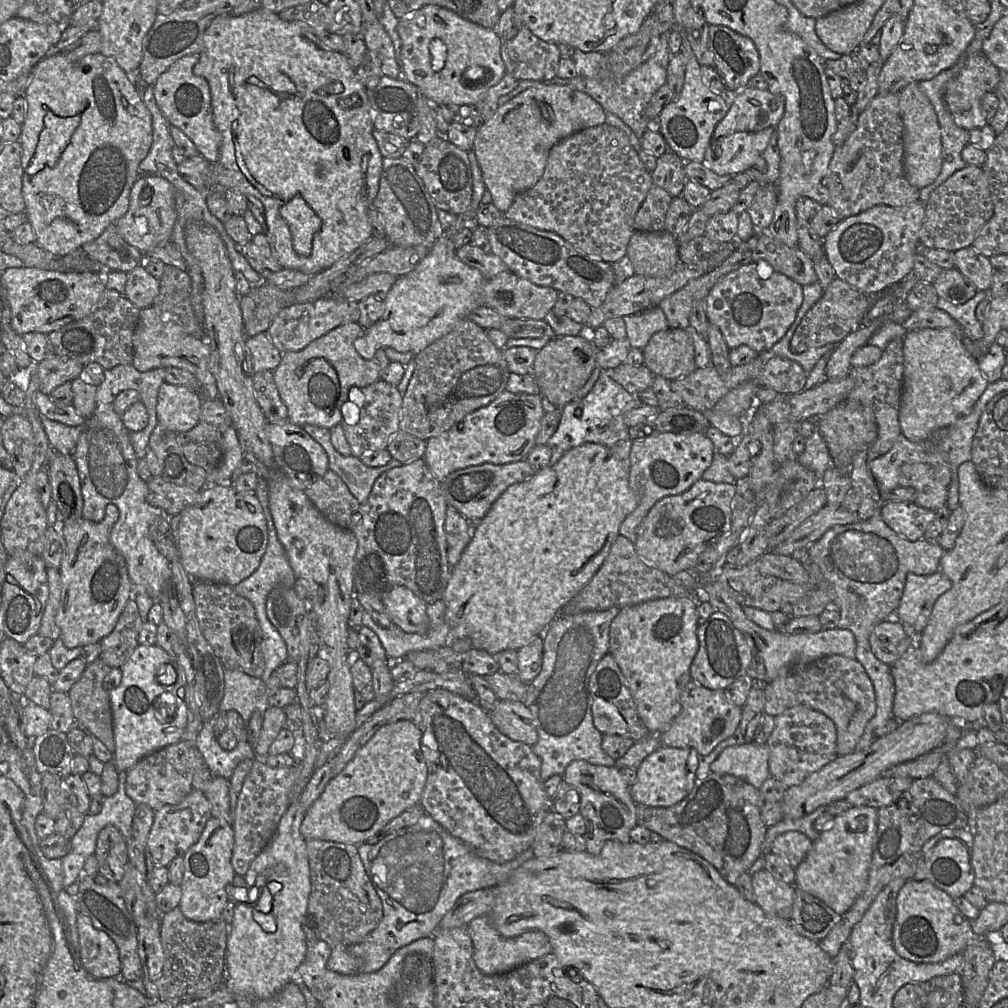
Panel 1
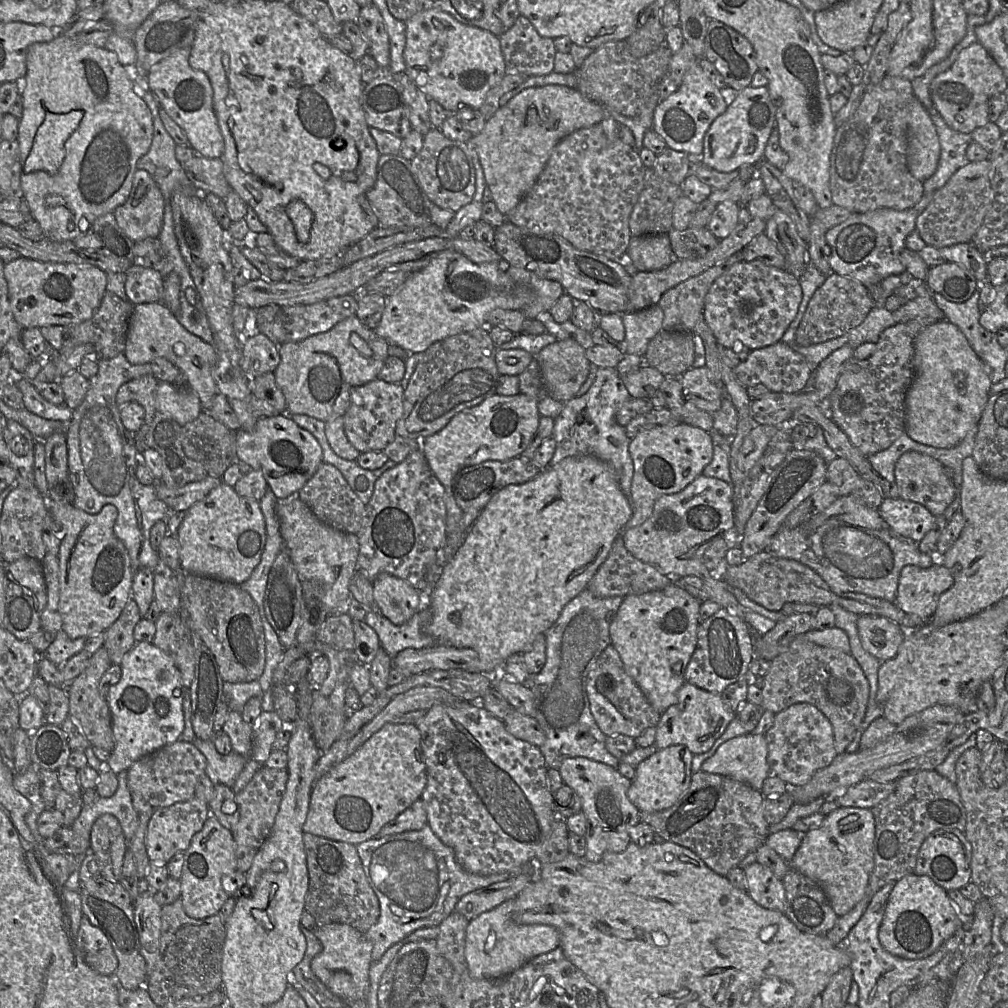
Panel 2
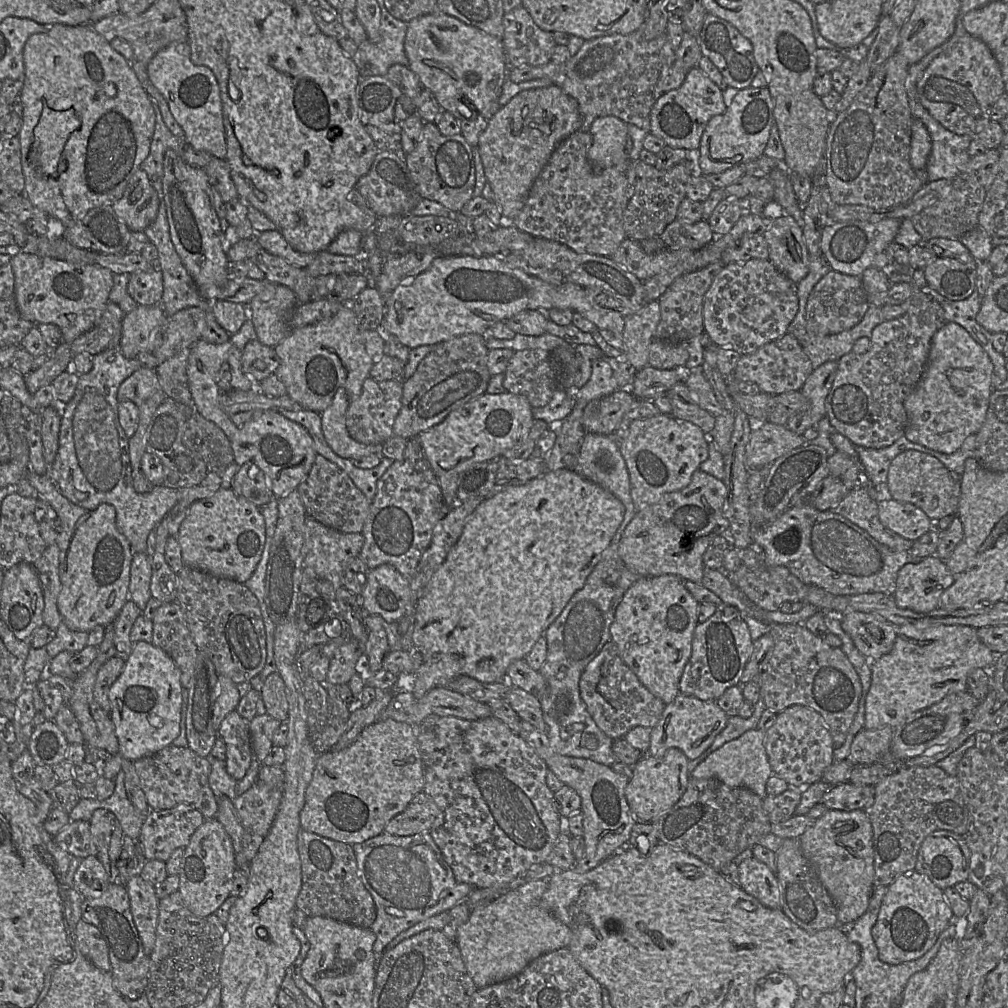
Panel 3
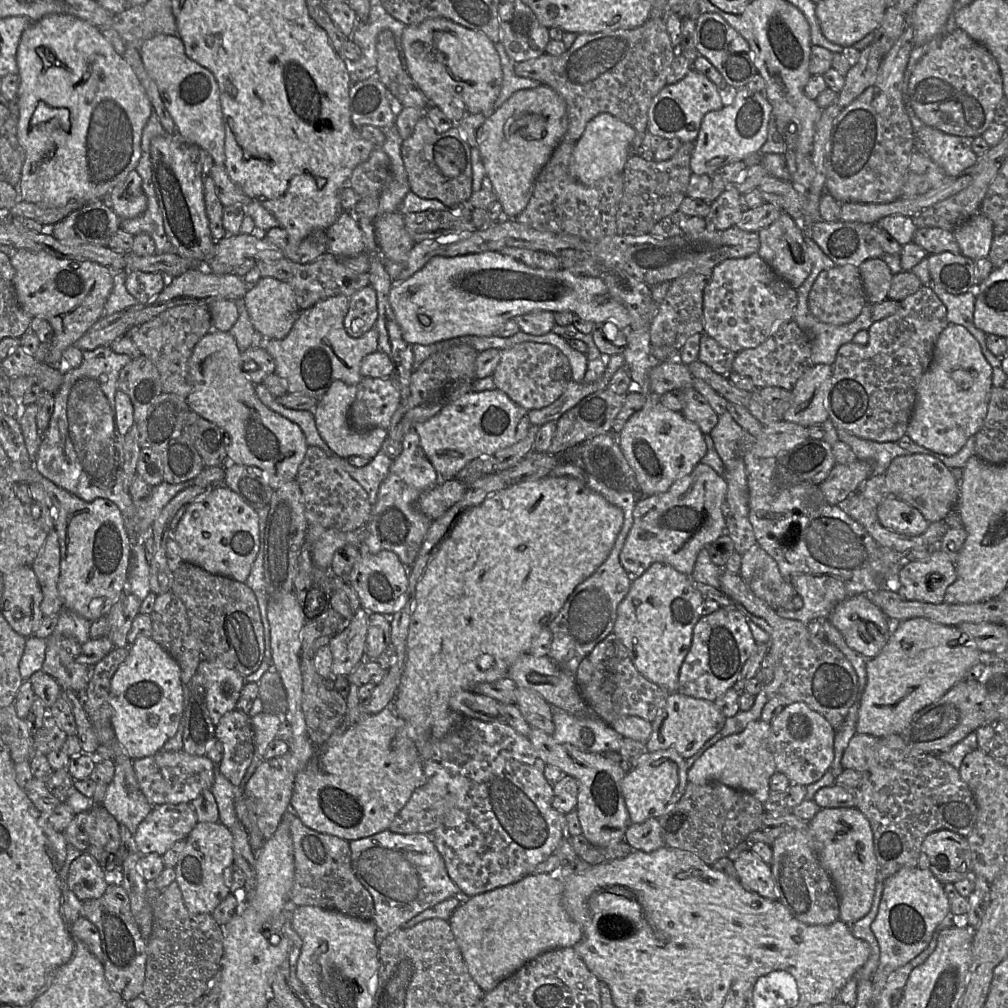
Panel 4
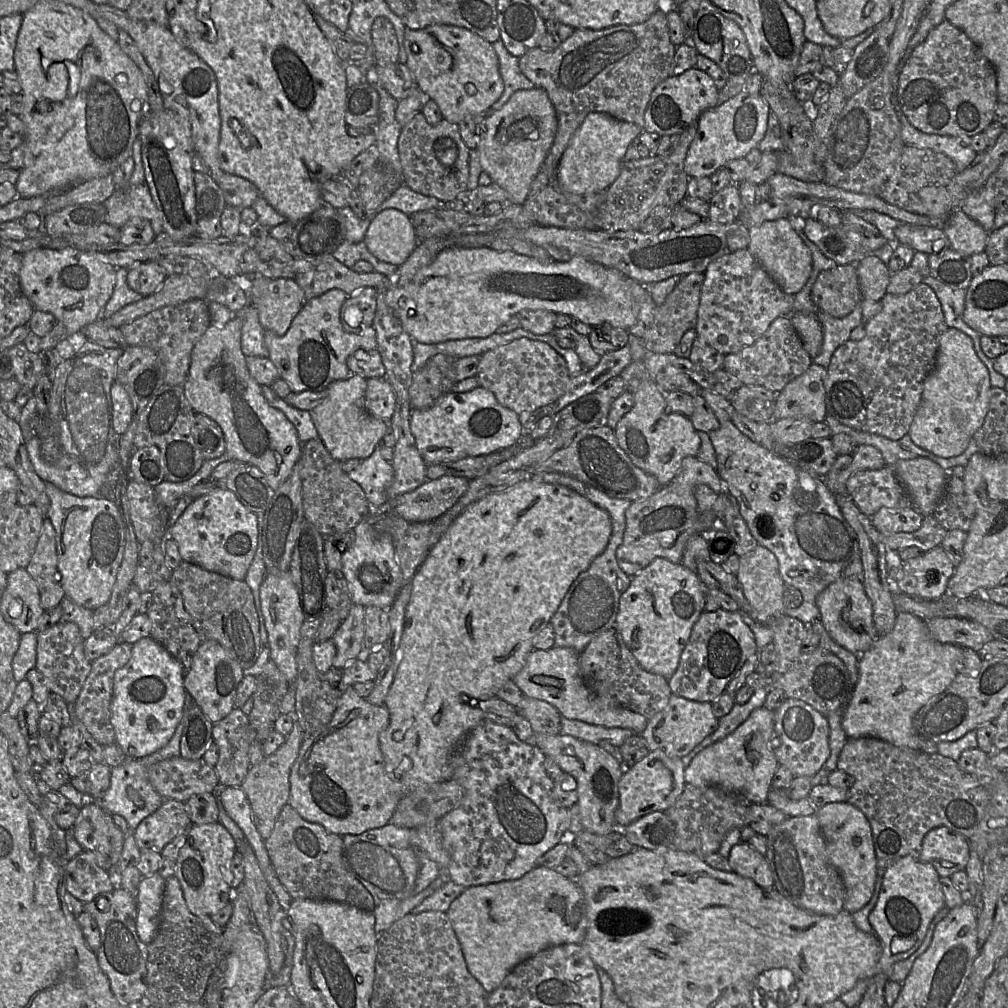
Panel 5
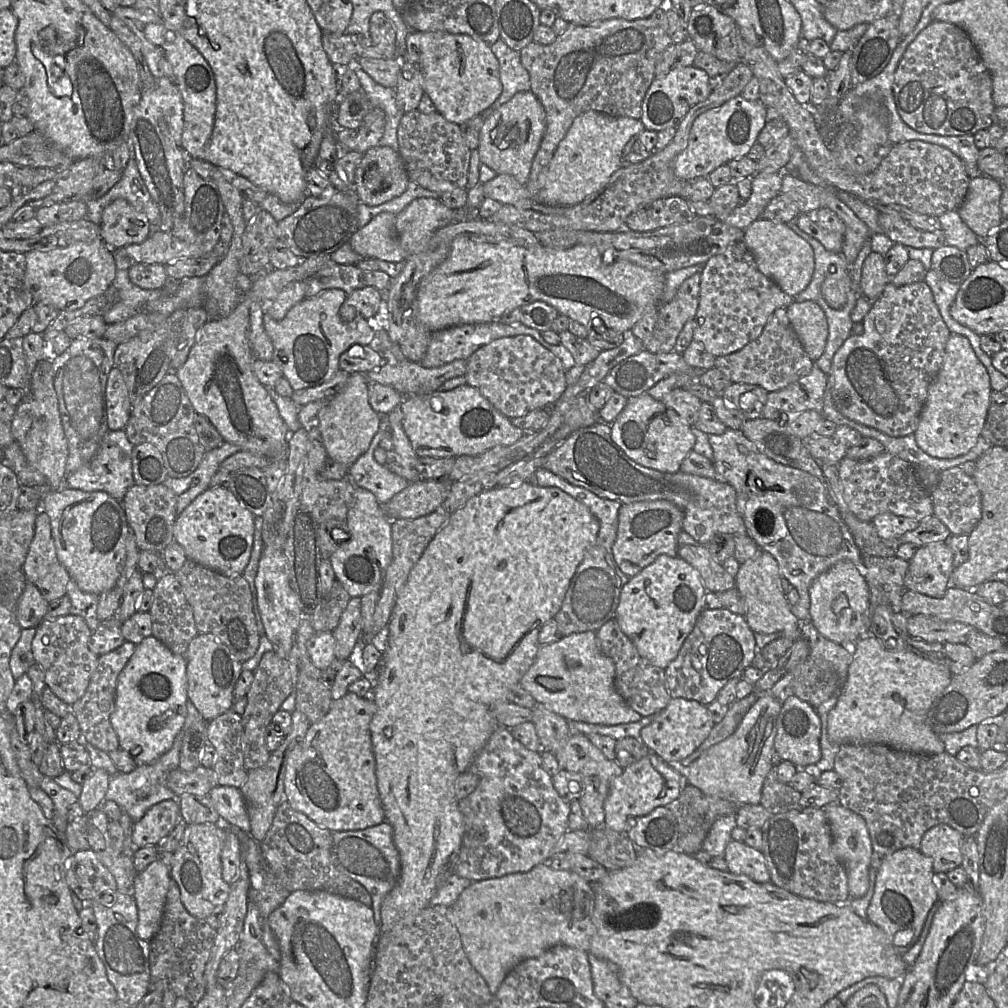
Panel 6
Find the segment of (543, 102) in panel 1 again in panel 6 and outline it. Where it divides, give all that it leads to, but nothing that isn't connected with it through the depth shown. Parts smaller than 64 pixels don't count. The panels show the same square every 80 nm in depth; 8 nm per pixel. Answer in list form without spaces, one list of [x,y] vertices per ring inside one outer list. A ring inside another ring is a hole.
[[[531,91],[516,93],[484,120],[479,132],[477,148],[481,163],[487,165],[497,174],[509,174],[519,183],[526,185],[545,128],[545,110],[536,95]]]

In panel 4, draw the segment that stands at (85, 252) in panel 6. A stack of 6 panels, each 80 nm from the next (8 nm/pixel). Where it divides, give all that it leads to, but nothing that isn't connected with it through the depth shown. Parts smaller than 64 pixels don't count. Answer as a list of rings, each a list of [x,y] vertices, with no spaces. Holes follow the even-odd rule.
[[[16,249],[11,264],[22,309],[32,317],[47,320],[54,329],[54,338],[44,363],[58,369],[64,351],[75,346],[79,338],[104,315],[105,304],[114,286],[114,272],[89,260],[59,258],[47,252],[26,249]]]

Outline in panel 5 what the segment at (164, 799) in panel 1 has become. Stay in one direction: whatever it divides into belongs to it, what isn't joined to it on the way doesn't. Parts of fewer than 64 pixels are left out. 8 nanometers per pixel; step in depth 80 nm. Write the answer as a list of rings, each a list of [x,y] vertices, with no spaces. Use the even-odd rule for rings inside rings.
[[[181,756],[159,761],[148,770],[148,779],[165,800],[186,802],[190,797],[213,793],[219,784],[214,767],[202,758],[187,760]]]

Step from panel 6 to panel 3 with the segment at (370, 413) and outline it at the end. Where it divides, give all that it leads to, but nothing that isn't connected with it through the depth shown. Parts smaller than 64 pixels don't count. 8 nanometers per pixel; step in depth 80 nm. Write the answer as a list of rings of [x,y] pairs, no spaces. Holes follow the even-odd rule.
[[[339,388],[331,404],[321,413],[321,427],[330,448],[340,457],[357,459],[371,454],[382,454],[382,444],[363,444],[355,441],[346,427],[346,412],[350,400],[344,388]]]

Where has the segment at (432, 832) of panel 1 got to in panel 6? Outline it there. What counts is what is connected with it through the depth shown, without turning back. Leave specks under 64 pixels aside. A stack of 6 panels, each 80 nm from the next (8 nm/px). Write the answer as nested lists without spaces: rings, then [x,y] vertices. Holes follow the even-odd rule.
[[[385,821],[362,830],[331,831],[330,859],[343,874],[360,883],[370,894],[376,925],[381,921],[381,904],[384,897],[396,885],[400,871],[400,855],[393,840],[393,827]]]

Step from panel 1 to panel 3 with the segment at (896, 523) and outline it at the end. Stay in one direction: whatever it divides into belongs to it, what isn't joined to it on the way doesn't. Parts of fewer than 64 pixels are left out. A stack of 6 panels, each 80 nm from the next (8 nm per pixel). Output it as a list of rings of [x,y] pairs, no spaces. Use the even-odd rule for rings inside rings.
[[[884,495],[878,499],[878,516],[885,527],[913,542],[935,525],[921,508]]]

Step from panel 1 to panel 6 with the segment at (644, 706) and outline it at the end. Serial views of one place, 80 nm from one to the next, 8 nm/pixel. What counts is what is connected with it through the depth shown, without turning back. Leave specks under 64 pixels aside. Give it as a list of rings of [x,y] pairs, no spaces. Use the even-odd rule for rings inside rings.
[[[660,555],[624,585],[615,618],[639,655],[665,670],[705,608],[706,592],[698,570],[680,557]]]

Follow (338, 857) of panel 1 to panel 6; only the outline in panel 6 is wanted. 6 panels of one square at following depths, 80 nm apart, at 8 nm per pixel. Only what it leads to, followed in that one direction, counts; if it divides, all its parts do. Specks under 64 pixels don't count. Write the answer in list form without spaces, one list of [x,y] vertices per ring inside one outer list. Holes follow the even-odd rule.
[[[287,799],[278,806],[272,825],[261,842],[266,865],[291,893],[297,890],[326,891],[356,900],[371,908],[368,891],[357,881],[340,872],[331,862],[332,832],[318,826],[305,814],[294,810]]]

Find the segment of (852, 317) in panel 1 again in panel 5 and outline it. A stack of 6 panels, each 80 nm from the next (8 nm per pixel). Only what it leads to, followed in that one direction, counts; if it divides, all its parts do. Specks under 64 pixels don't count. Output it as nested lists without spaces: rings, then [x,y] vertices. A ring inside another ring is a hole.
[[[838,265],[822,271],[811,290],[813,303],[825,313],[843,318],[861,303],[856,265]]]

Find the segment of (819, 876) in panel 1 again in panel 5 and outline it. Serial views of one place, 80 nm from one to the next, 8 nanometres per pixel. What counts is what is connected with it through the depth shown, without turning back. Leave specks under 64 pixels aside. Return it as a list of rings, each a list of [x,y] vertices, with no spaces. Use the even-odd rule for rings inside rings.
[[[848,802],[828,803],[816,812],[830,863],[840,873],[846,890],[843,910],[850,914],[863,908],[871,899],[876,880],[876,854],[872,830],[866,816]]]

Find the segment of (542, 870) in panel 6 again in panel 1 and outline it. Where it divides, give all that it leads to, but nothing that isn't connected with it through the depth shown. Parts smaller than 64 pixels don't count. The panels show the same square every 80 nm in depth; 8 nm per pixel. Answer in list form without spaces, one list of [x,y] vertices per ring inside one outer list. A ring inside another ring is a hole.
[[[488,914],[474,918],[467,926],[473,944],[473,960],[485,975],[508,972],[552,951],[547,936],[539,930],[530,930],[514,938],[504,938],[495,929]]]

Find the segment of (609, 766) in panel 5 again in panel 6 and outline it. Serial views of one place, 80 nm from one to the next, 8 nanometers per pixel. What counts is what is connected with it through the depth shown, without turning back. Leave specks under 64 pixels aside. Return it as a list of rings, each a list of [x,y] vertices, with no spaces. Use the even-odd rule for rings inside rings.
[[[571,733],[566,742],[554,754],[561,768],[579,773],[582,777],[579,803],[589,828],[604,827],[604,801],[609,792],[610,783],[615,777],[622,774],[623,768],[617,761],[607,758],[586,735],[580,733]]]

